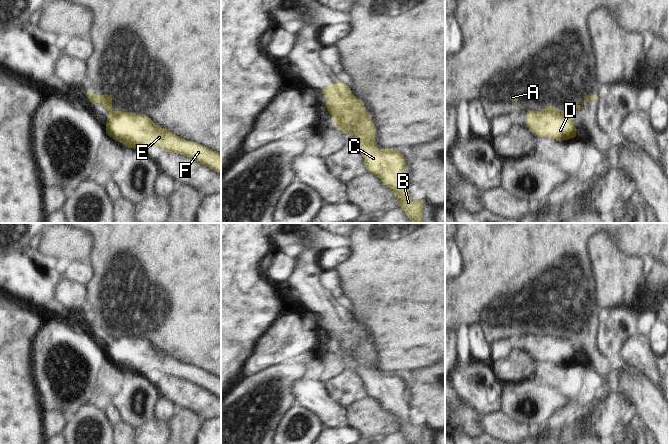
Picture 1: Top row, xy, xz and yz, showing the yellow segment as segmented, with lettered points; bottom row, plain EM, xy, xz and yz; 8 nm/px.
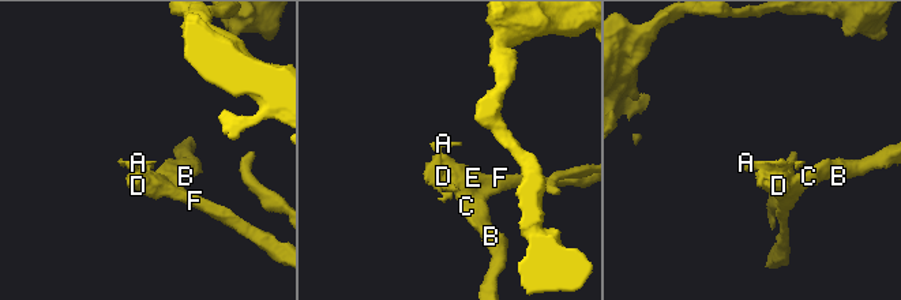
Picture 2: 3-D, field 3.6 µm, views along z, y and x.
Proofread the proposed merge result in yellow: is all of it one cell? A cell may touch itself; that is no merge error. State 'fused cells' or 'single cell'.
fused cells

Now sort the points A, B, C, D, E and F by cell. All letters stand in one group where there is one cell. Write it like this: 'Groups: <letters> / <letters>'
Groups: A / B C D E F

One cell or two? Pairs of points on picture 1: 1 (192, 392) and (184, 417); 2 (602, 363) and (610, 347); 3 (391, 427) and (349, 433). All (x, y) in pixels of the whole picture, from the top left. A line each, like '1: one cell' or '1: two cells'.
1: two cells
2: two cells
3: two cells

